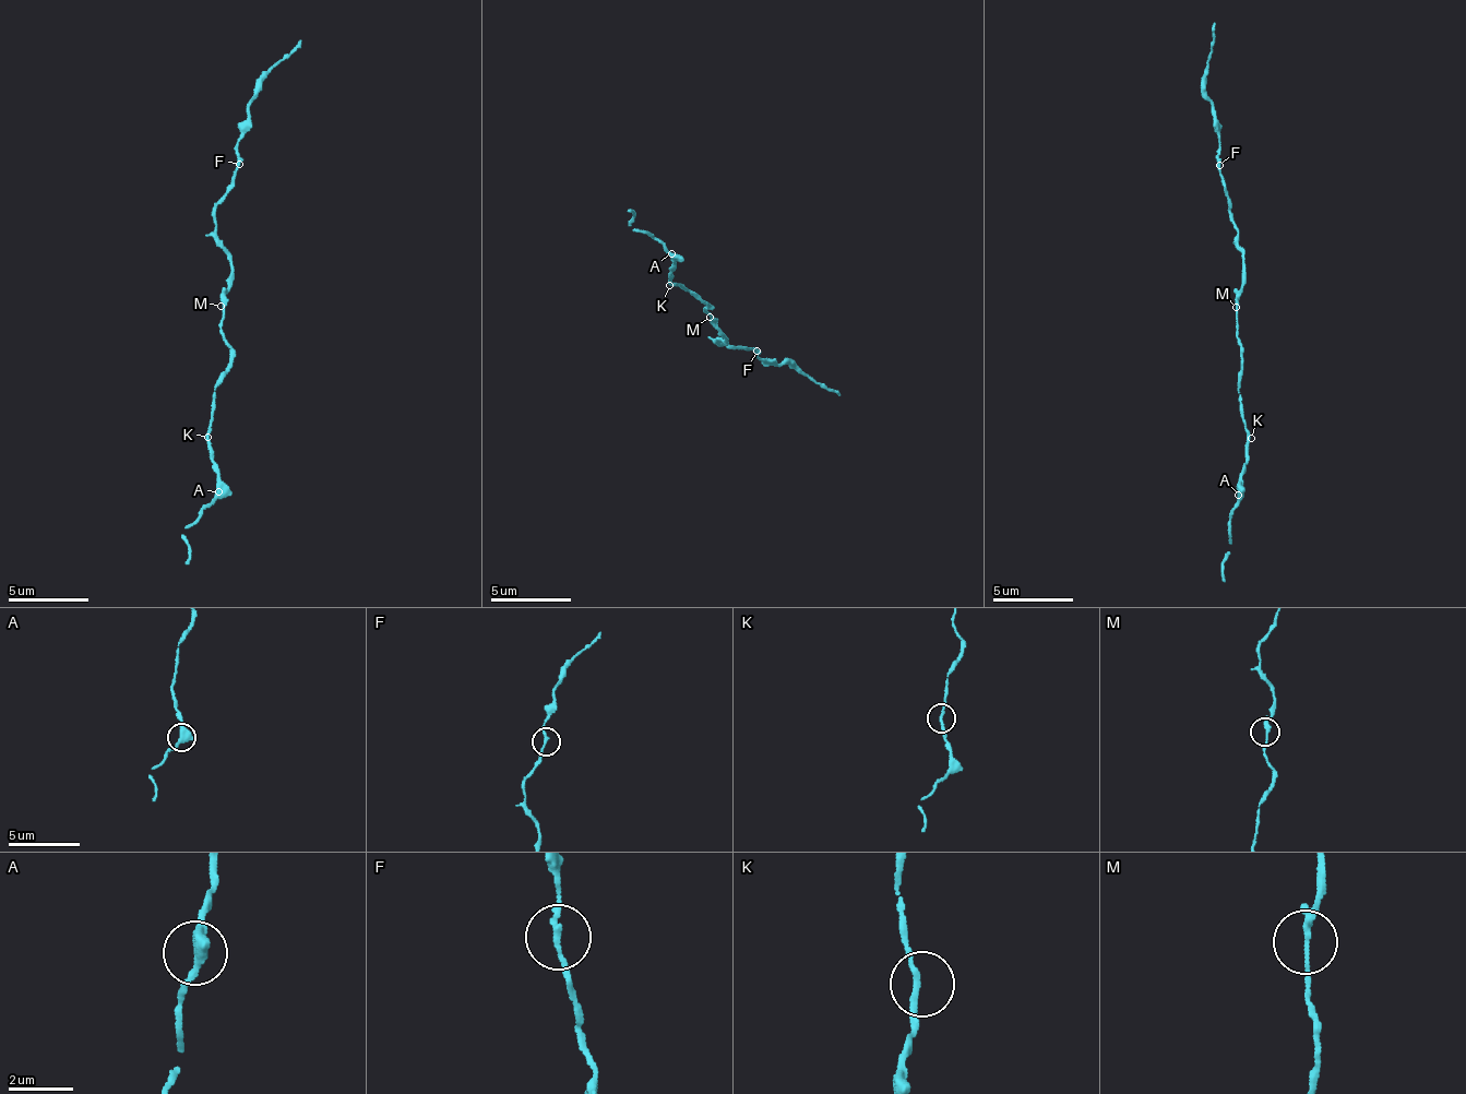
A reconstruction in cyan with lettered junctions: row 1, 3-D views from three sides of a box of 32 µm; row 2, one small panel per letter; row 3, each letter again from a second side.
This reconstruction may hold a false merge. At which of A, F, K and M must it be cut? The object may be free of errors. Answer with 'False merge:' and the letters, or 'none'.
False merge: none

